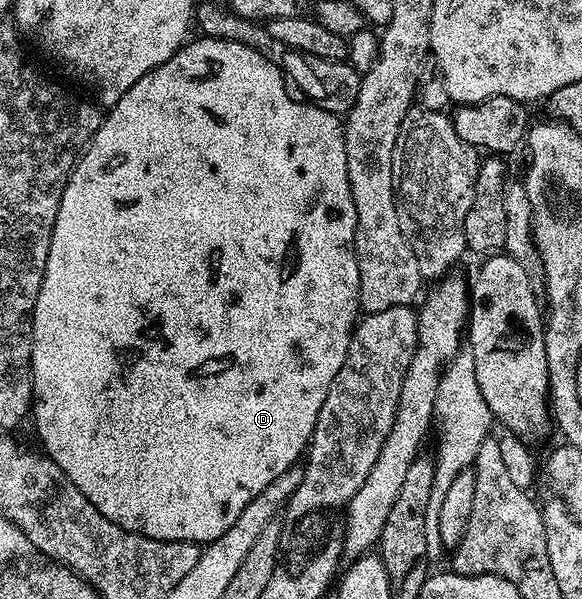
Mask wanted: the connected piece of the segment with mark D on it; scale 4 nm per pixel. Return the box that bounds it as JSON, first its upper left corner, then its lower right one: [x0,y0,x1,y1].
[31,37,361,545]

